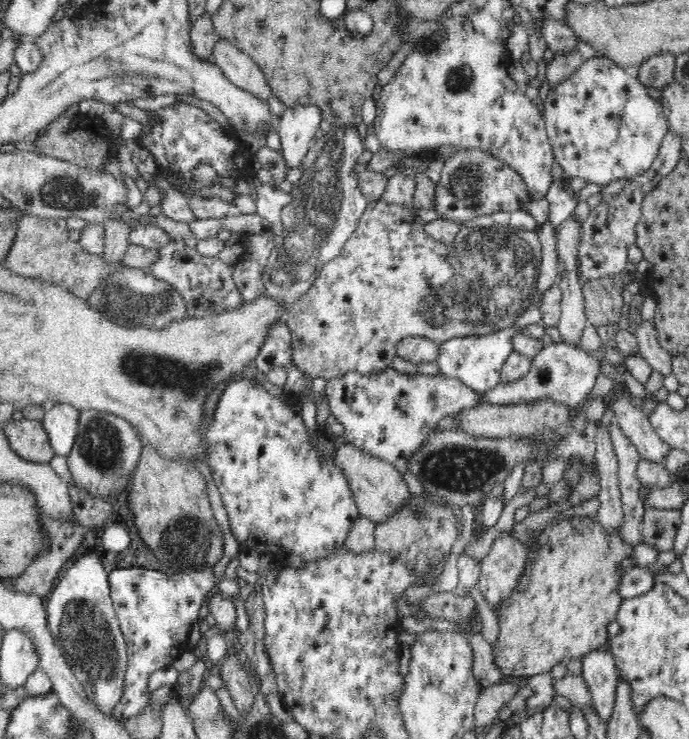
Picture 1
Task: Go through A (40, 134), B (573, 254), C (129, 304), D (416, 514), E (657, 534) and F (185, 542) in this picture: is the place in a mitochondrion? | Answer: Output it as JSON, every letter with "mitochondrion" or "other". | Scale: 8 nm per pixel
{"A":"other","B":"other","C":"mitochondrion","D":"mitochondrion","E":"other","F":"mitochondrion"}

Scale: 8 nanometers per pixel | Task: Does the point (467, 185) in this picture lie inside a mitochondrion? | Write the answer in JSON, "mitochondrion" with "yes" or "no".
{"mitochondrion":"yes"}

